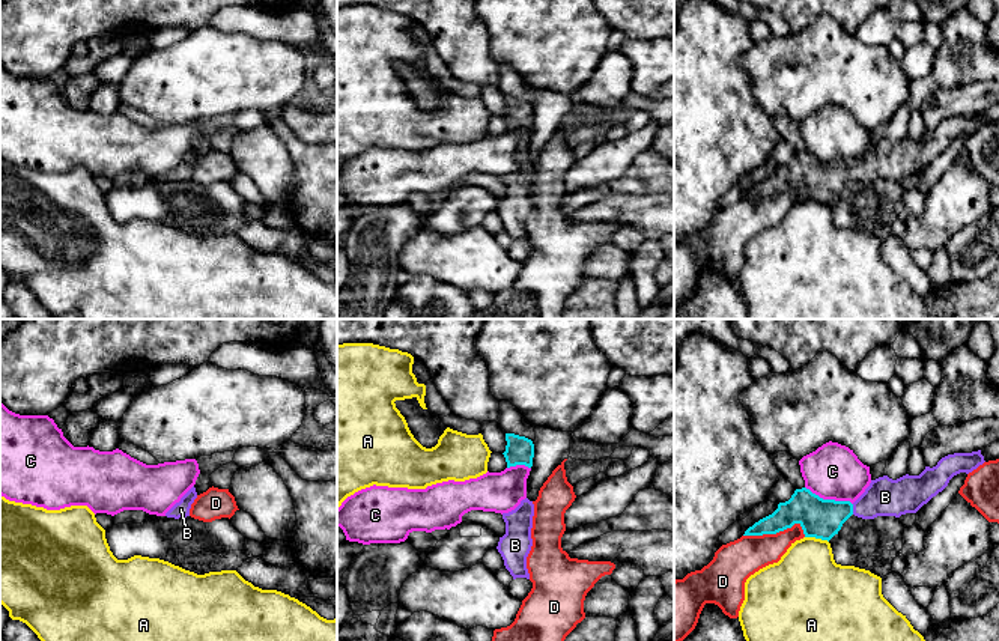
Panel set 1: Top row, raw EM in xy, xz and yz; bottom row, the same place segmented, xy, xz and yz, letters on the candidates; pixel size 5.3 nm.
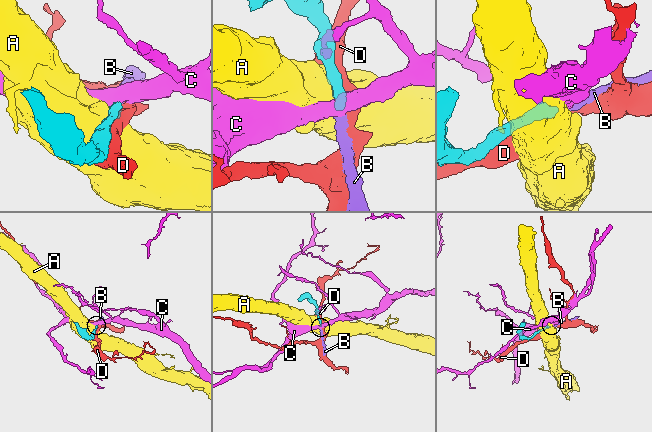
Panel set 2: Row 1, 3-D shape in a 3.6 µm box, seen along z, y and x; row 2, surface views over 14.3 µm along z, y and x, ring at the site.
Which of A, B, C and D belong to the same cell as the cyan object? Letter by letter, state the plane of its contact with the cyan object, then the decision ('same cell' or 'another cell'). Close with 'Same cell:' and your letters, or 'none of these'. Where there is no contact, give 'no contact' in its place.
A: meets cyan in yz; another cell
B: meets cyan in yz; same cell
C: meets cyan in yz; another cell
D: meets cyan in yz; another cell
Same cell: B

